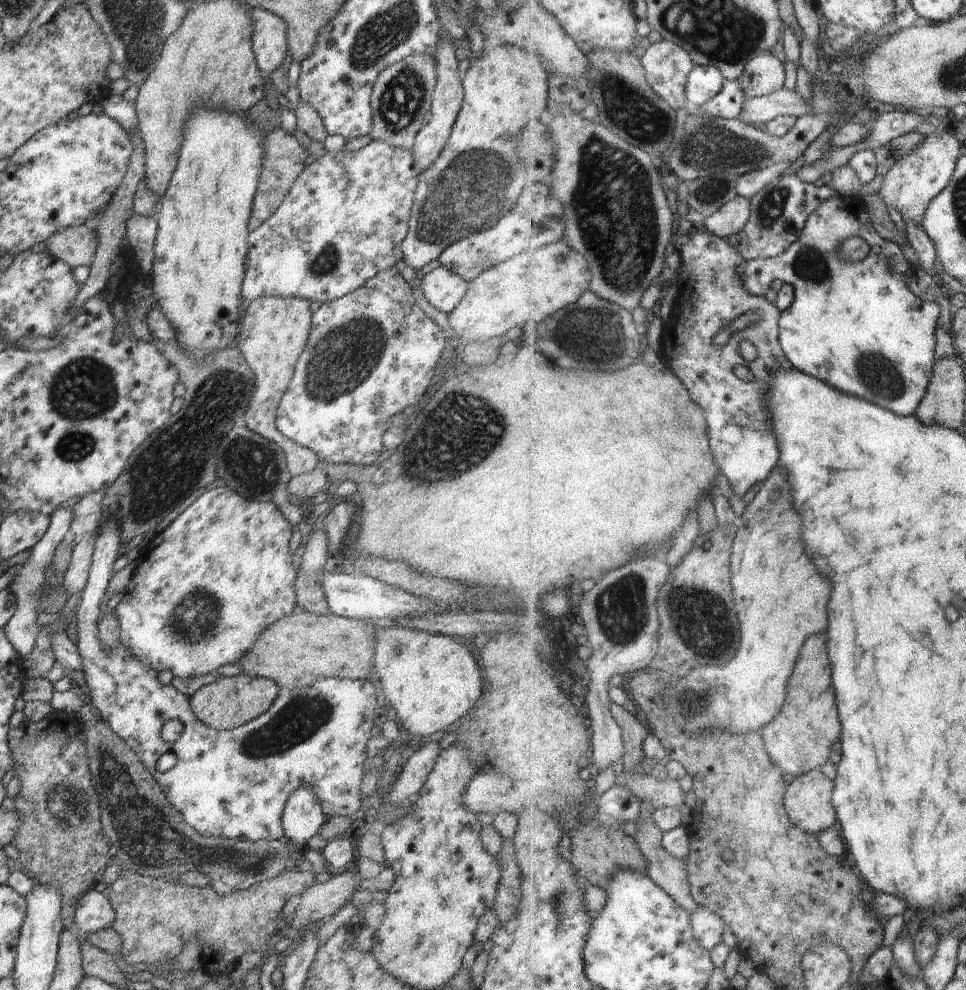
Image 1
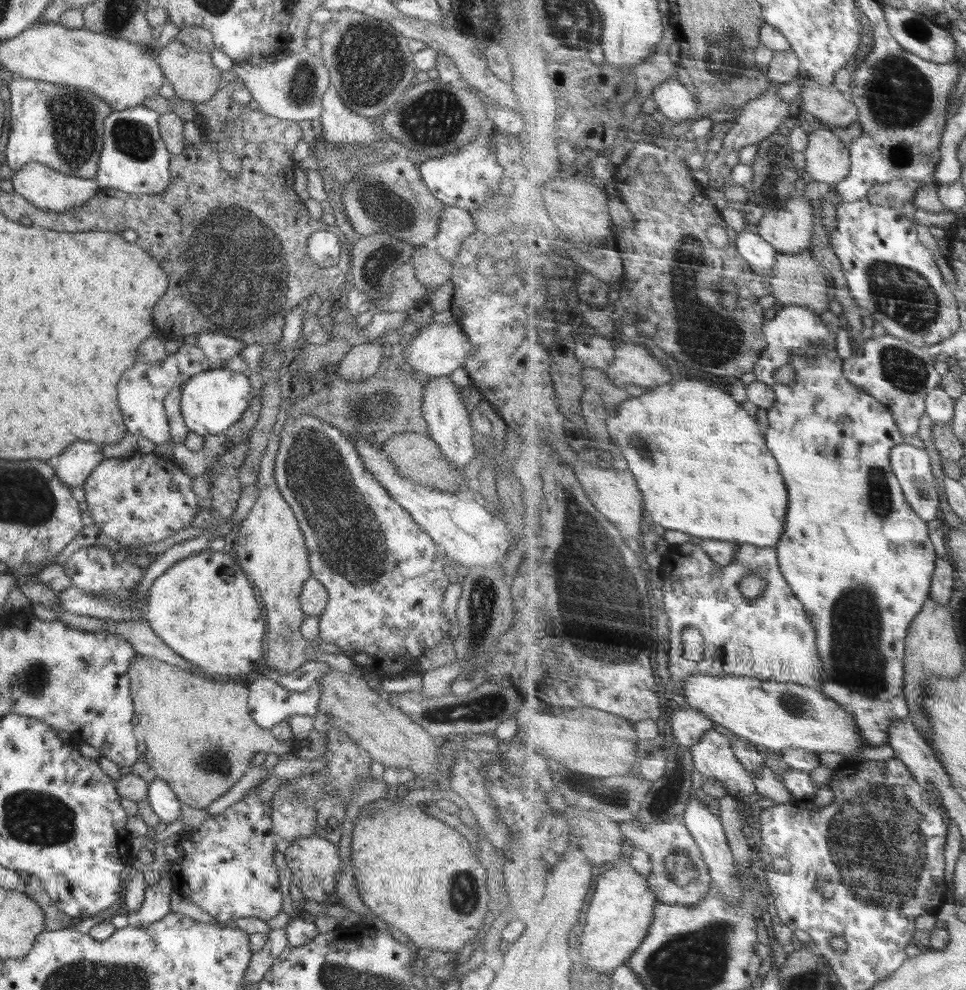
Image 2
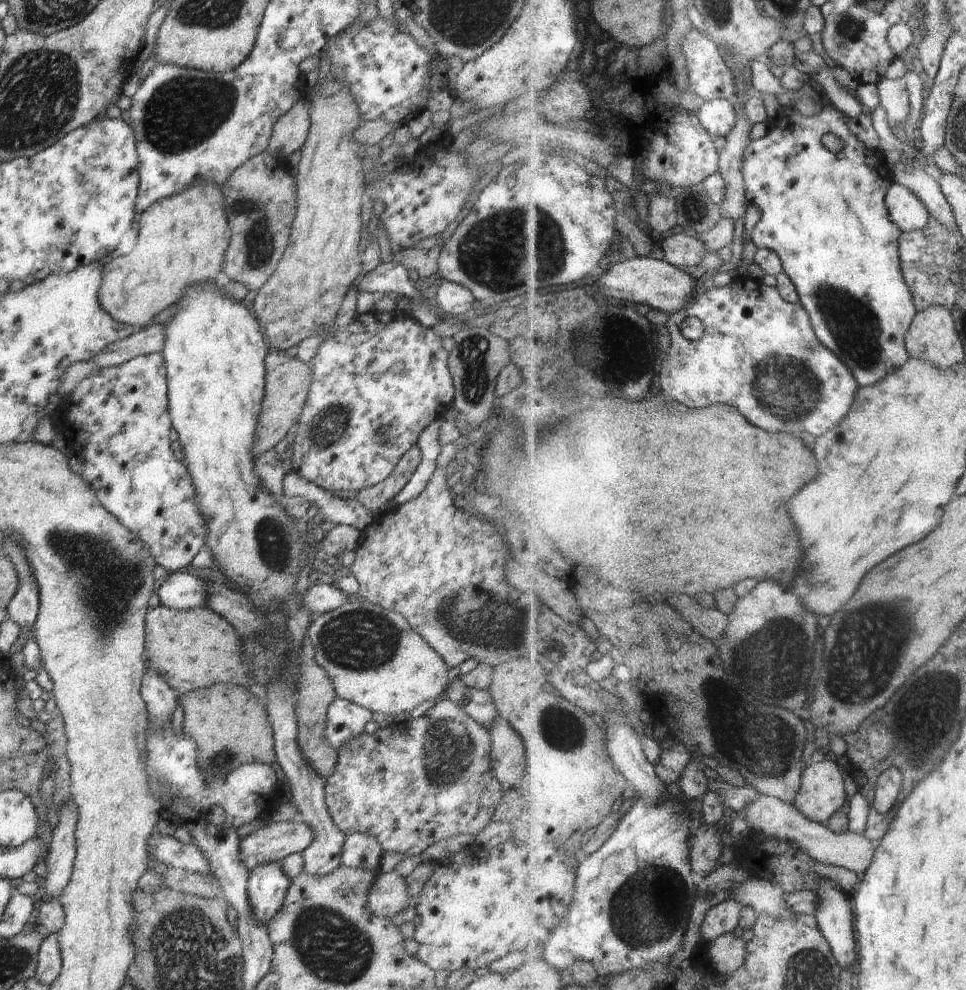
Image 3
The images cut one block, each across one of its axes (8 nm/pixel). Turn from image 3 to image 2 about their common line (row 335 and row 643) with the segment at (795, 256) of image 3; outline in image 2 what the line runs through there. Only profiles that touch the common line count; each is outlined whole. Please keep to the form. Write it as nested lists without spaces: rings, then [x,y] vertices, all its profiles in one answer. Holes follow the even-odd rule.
[[[802,305],[783,306],[777,312],[774,319],[768,322],[764,328],[766,336],[770,342],[766,351],[755,368],[754,374],[758,381],[774,387],[778,402],[768,410],[770,428],[768,429],[767,444],[774,452],[788,484],[788,490],[792,492],[790,509],[788,509],[788,524],[786,532],[780,543],[778,543],[779,561],[782,565],[784,576],[802,600],[808,618],[818,630],[818,648],[820,659],[823,665],[822,679],[817,686],[828,697],[836,700],[836,703],[848,710],[854,718],[856,727],[860,730],[862,739],[868,747],[888,745],[891,740],[891,731],[895,723],[908,719],[911,714],[911,705],[907,700],[907,639],[910,635],[912,624],[915,624],[920,612],[924,610],[928,600],[931,598],[935,572],[939,560],[939,555],[934,541],[931,537],[929,522],[918,515],[903,489],[903,484],[898,480],[892,462],[890,462],[890,452],[894,447],[906,443],[906,436],[902,434],[898,422],[891,408],[880,401],[875,396],[864,391],[860,385],[852,384],[844,376],[844,359],[840,358],[836,348],[837,332],[830,329],[821,318],[821,315],[814,310]],[[784,364],[791,364],[796,370],[794,382],[788,384],[778,383],[774,377],[776,370]]]

